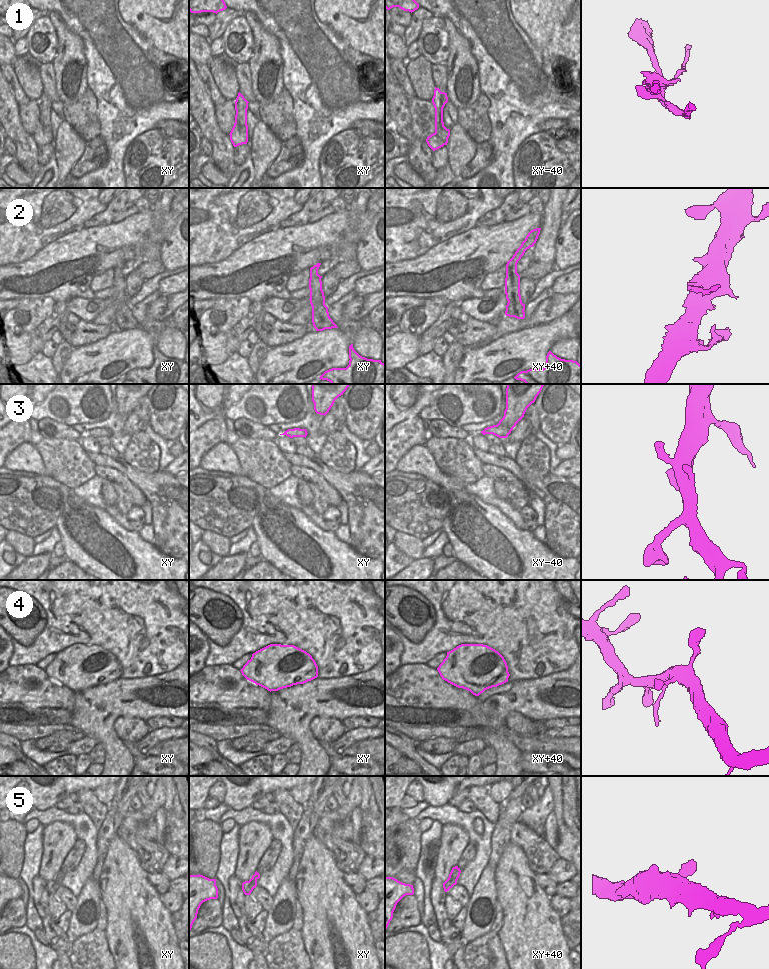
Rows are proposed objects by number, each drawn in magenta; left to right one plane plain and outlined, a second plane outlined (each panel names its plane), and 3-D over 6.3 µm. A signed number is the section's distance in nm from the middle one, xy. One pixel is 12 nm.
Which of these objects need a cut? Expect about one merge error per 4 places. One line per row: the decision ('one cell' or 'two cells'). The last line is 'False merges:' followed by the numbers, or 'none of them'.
1: two cells
2: two cells
3: one cell
4: one cell
5: one cell
False merges: 1, 2

